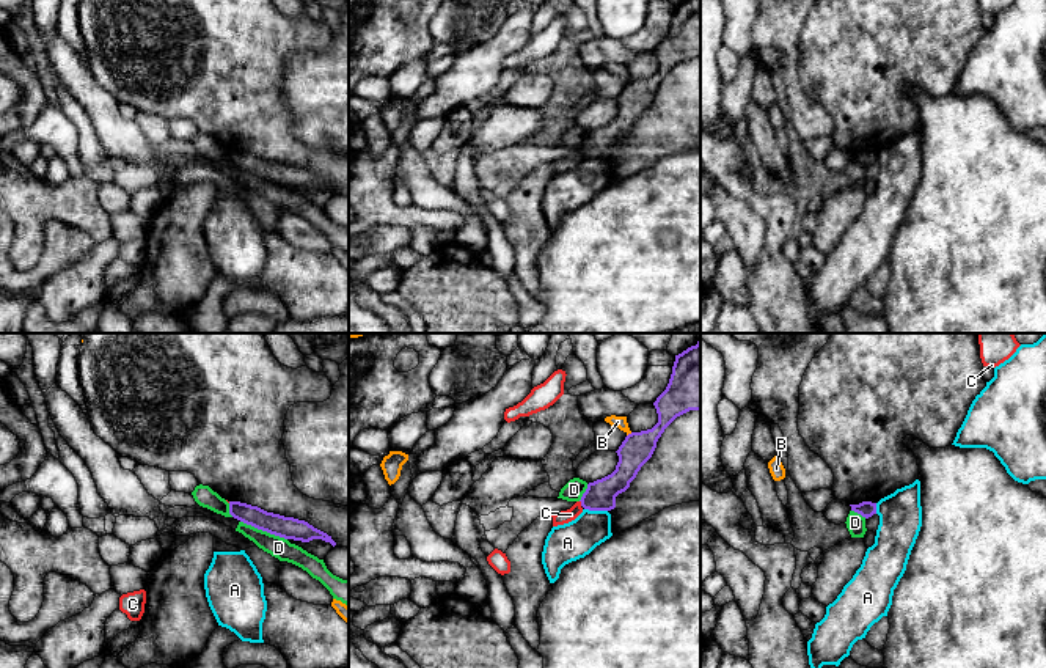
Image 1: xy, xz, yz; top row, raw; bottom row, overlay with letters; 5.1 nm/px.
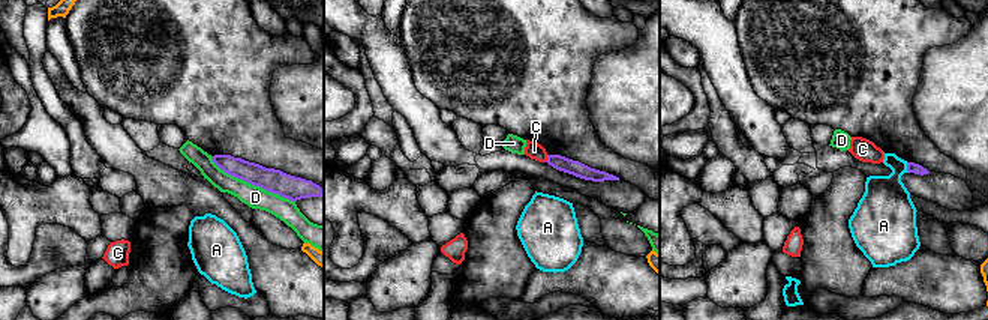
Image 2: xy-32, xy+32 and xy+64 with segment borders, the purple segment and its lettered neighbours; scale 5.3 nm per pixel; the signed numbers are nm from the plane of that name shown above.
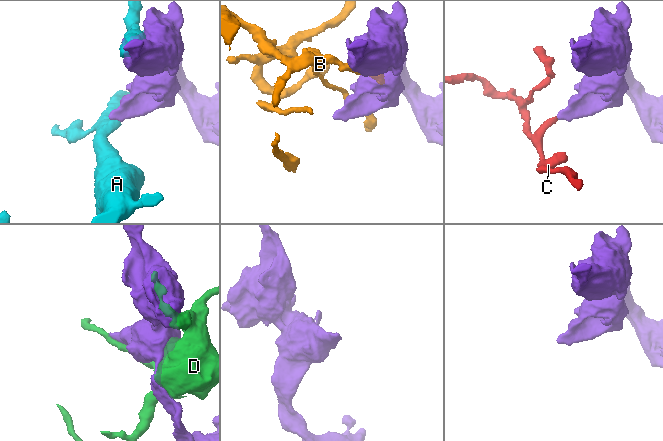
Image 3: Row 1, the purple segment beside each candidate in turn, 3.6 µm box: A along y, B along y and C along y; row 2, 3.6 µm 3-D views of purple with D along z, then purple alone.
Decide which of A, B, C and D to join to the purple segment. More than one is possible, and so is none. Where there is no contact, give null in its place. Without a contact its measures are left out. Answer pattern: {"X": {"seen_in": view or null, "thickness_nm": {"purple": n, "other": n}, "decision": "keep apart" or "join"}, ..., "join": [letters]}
{"A": {"seen_in": "xz", "thickness_nm": {"purple": 160, "other": 200}, "decision": "keep apart"}, "B": {"seen_in": "xz", "thickness_nm": {"purple": 160, "other": 60}, "decision": "keep apart"}, "C": {"seen_in": "xz", "thickness_nm": {"purple": 160, "other": 70}, "decision": "keep apart"}, "D": {"seen_in": "xy", "thickness_nm": {"purple": 110, "other": 110}, "decision": "keep apart"}, "join": []}

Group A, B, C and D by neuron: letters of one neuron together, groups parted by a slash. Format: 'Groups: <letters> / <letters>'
Groups: A / B / C / D

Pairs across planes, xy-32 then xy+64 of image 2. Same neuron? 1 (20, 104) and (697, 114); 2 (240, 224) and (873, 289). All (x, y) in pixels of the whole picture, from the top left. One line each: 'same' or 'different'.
1: same
2: same

